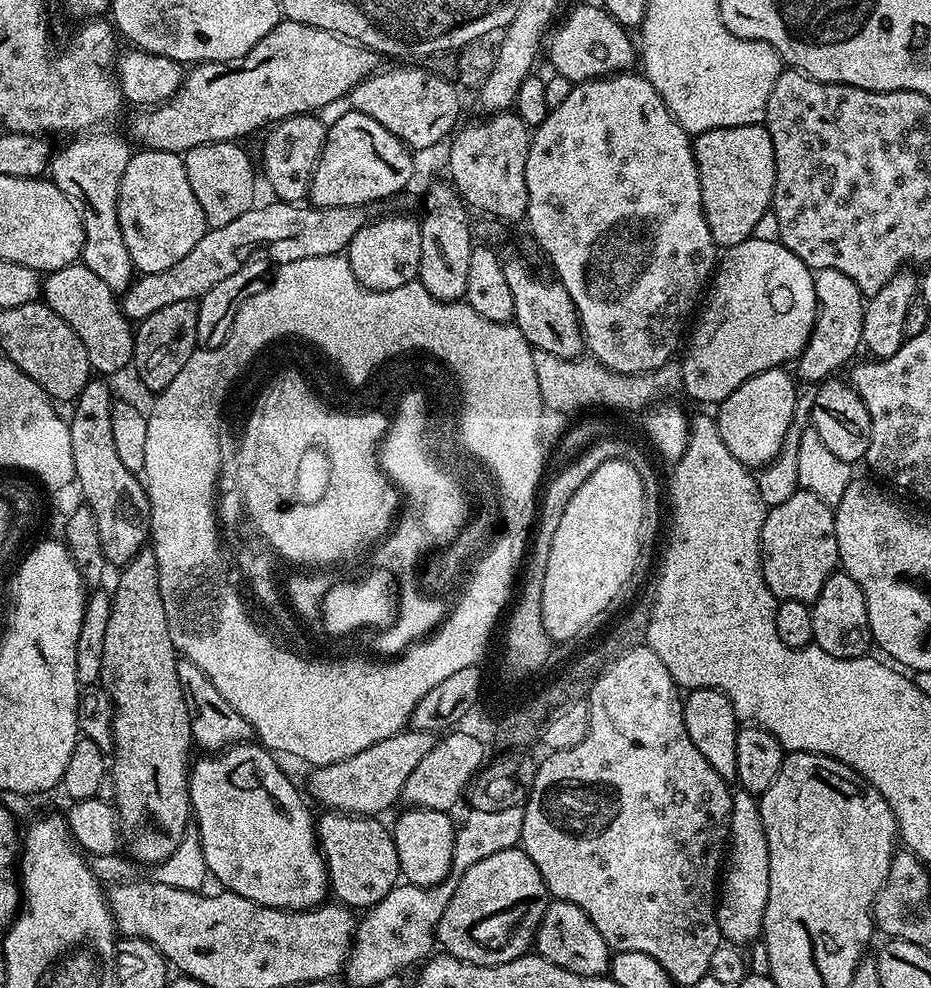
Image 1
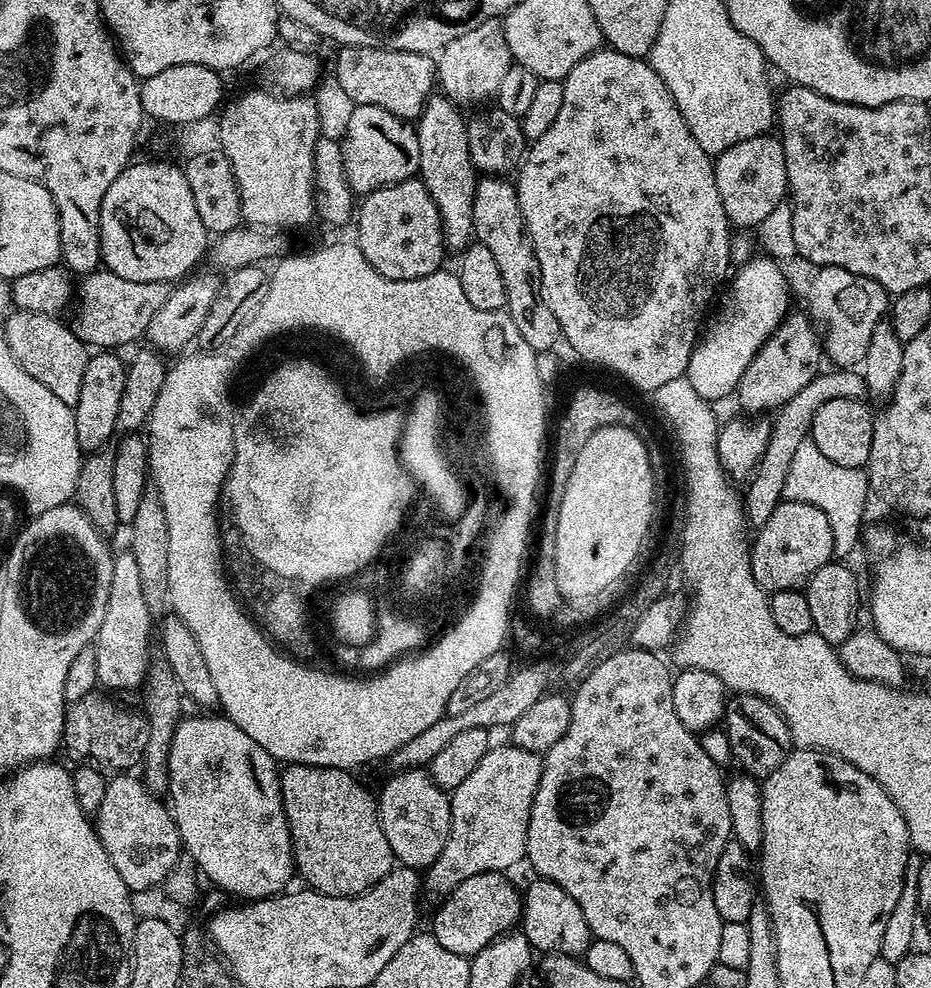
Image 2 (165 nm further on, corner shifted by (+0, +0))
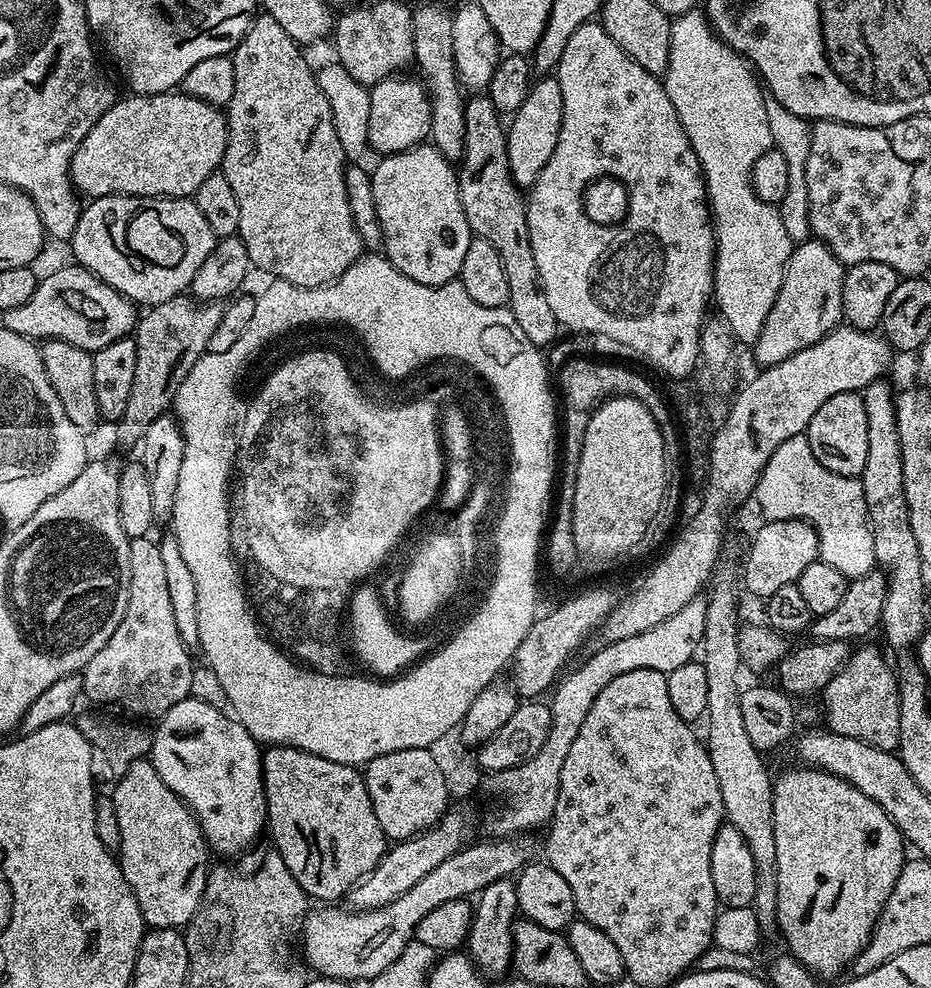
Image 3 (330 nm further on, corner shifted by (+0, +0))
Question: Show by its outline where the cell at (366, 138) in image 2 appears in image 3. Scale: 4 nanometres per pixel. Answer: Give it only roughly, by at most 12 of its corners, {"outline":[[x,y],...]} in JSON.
{"outline":[[408,74],[371,85],[368,147],[393,156],[430,137],[428,91]]}

